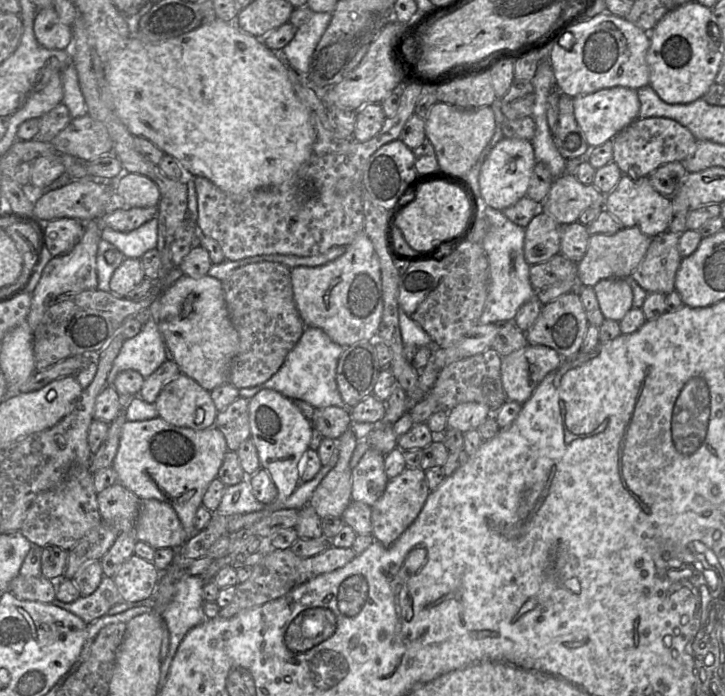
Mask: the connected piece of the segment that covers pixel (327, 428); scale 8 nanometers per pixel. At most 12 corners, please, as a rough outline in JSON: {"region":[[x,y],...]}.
{"region":[[337,406],[315,408],[311,422],[336,440],[350,428],[351,412]]}

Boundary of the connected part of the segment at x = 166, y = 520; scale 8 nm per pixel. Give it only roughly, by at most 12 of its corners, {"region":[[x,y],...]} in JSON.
{"region":[[143,500],[134,527],[154,549],[179,549],[188,536],[171,505]]}

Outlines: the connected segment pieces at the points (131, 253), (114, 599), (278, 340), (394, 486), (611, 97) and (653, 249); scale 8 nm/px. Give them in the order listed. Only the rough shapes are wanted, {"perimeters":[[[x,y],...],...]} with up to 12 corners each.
{"perimeters":[[[158,220],[129,232],[103,226],[101,239],[126,258],[155,249]],[[104,576],[89,596],[53,604],[87,625],[124,602],[113,578]],[[286,265],[221,281],[239,336],[229,377],[268,381],[306,328]],[[425,470],[389,479],[372,505],[374,540],[391,545],[430,493]],[[613,87],[572,99],[590,147],[639,118],[635,89]],[[679,235],[652,237],[631,273],[646,292],[668,294],[682,260]]]}

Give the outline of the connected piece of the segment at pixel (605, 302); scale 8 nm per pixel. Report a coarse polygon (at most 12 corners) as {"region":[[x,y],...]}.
{"region":[[624,278],[593,286],[605,319],[620,321],[633,307]]}

